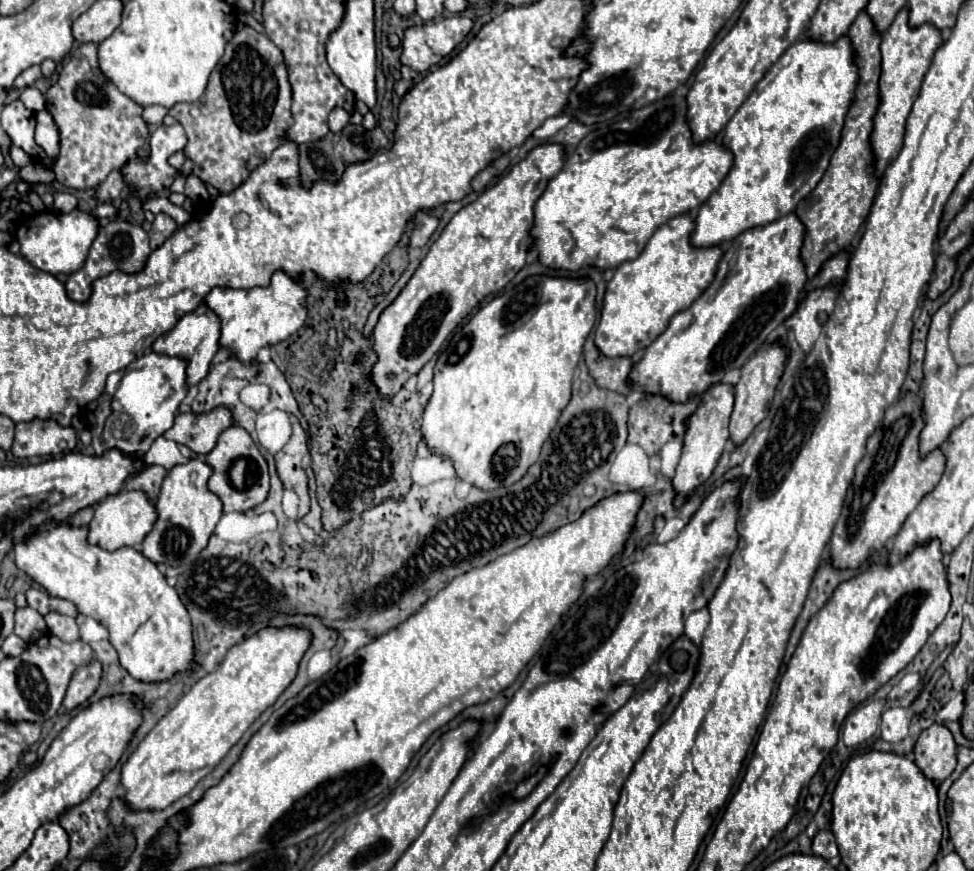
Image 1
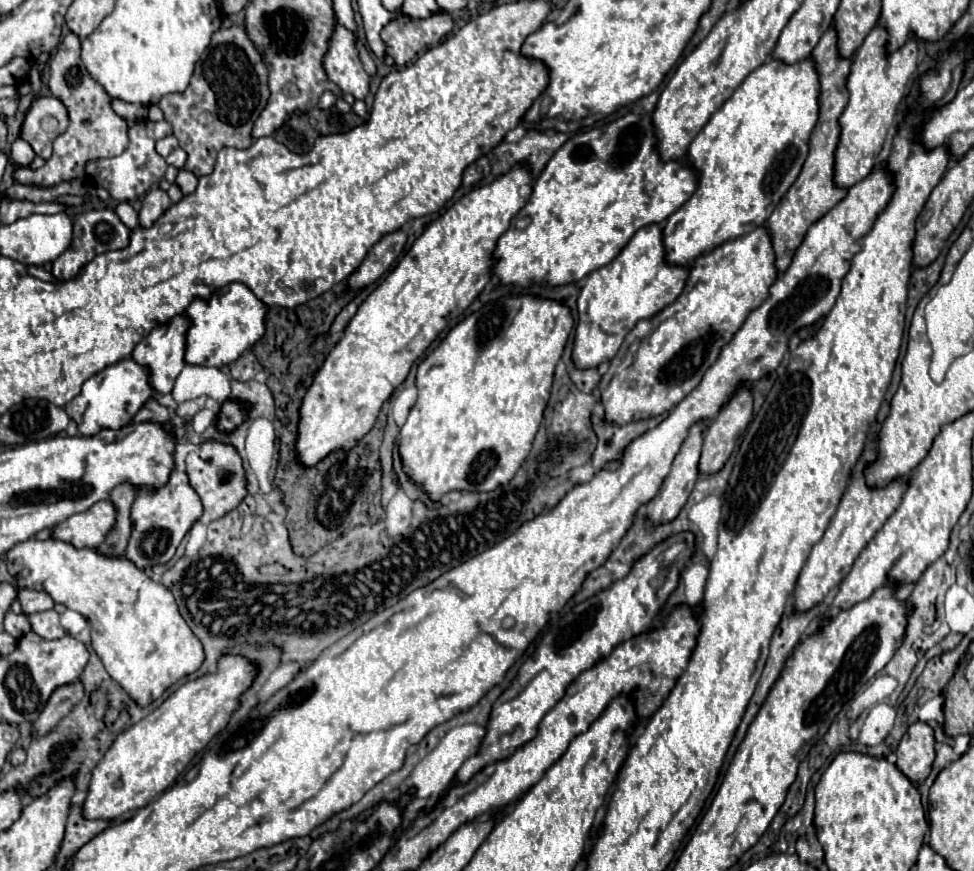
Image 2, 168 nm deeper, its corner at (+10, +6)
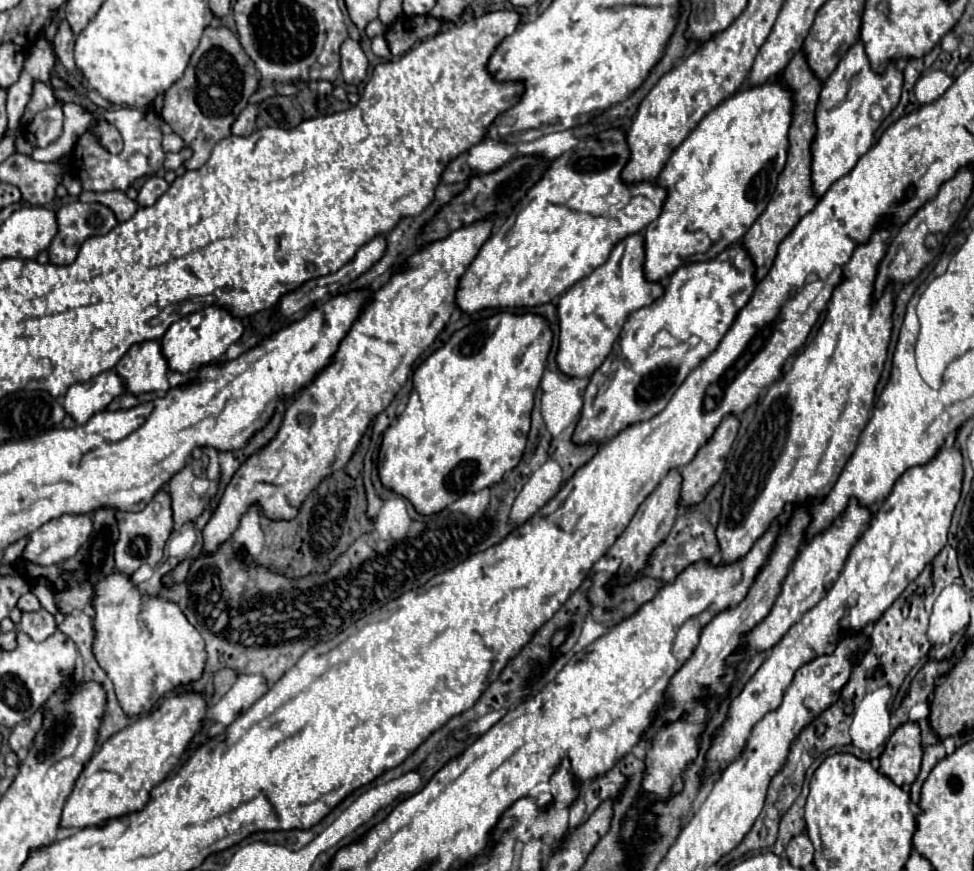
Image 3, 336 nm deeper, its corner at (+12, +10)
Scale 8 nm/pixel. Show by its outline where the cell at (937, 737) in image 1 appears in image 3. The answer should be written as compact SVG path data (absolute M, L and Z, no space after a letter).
M906 722L890 736L882 756L880 772L886 774L894 784L912 784L920 774L922 764L922 736L920 726Z

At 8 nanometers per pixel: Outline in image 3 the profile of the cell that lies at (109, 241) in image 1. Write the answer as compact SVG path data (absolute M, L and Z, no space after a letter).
M72 202L62 206L56 212L56 220L58 220L58 234L52 240L48 254L50 254L50 264L54 266L68 266L76 260L80 246L84 244L84 240L92 238L92 236L104 236L108 234L112 228L118 226L118 220L114 216L114 212L108 206L102 206L98 202L92 204L84 204L84 202Z

